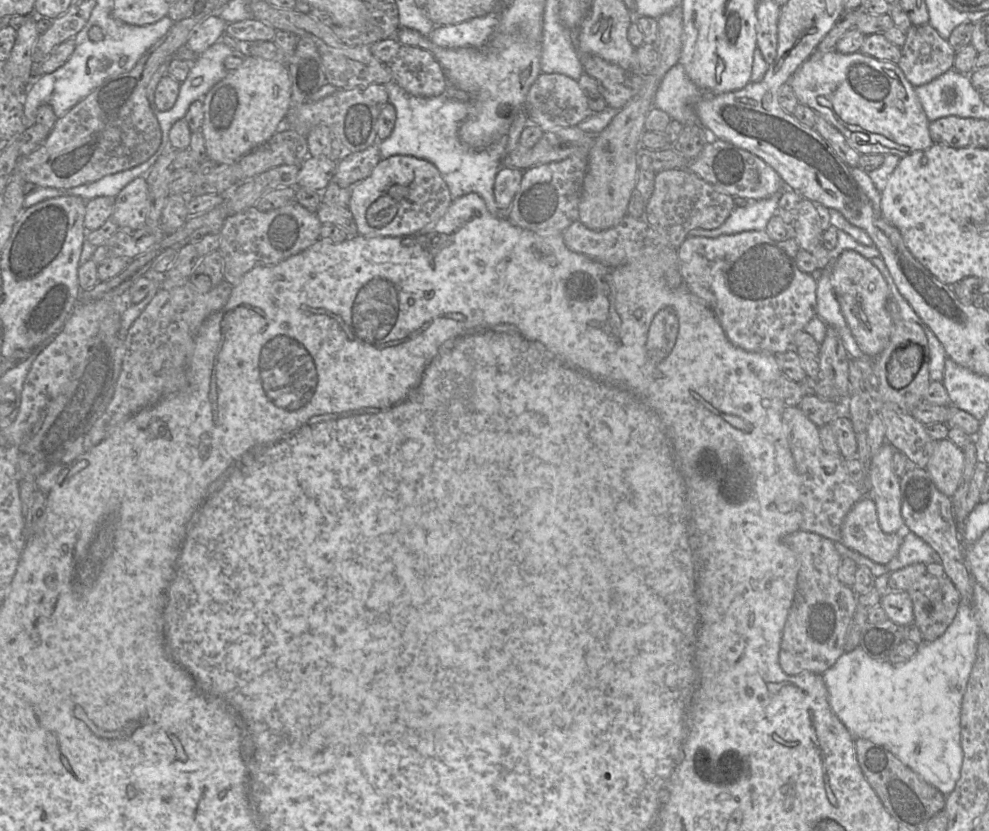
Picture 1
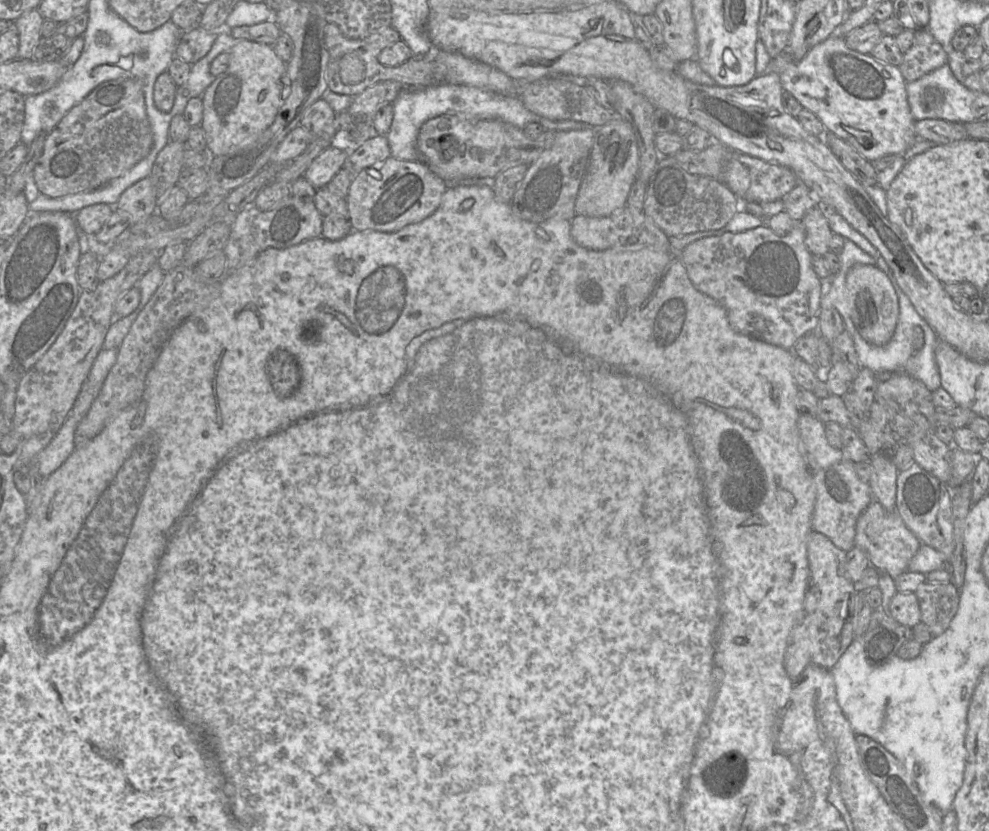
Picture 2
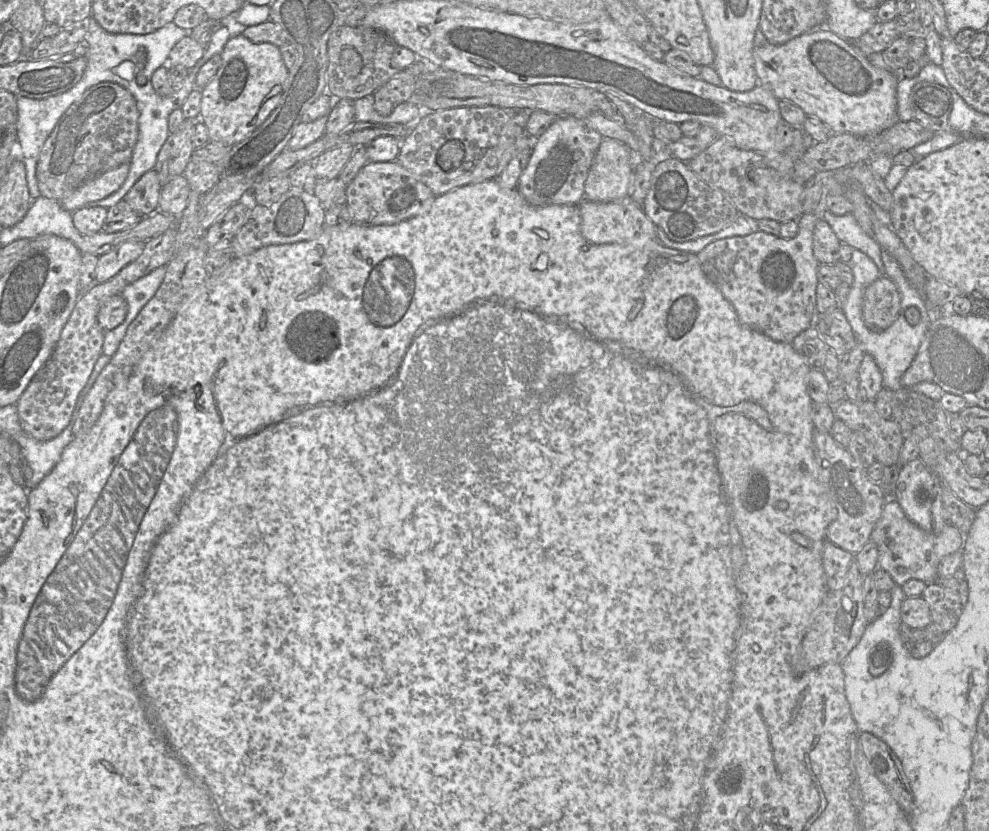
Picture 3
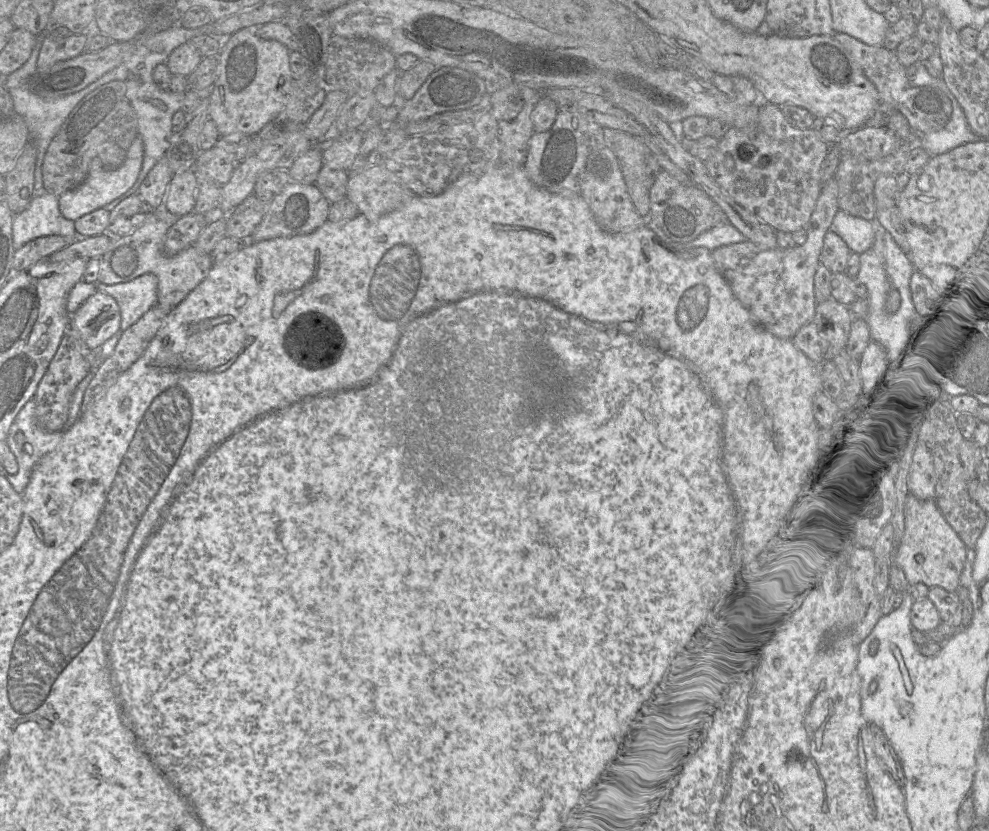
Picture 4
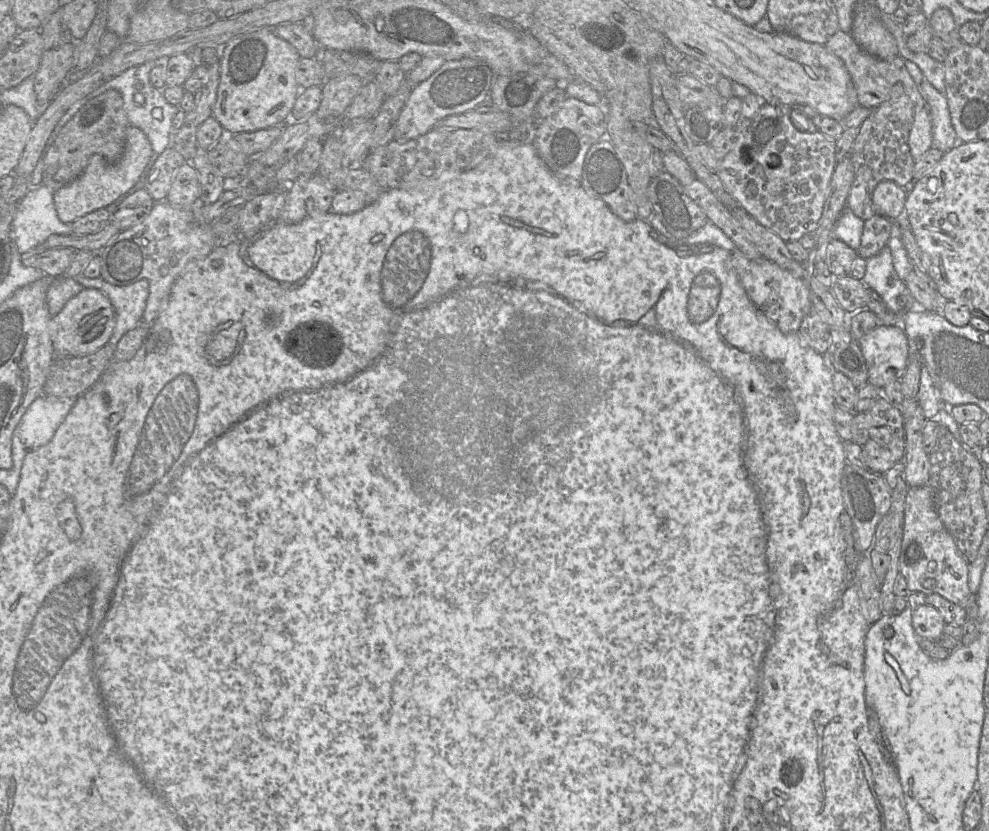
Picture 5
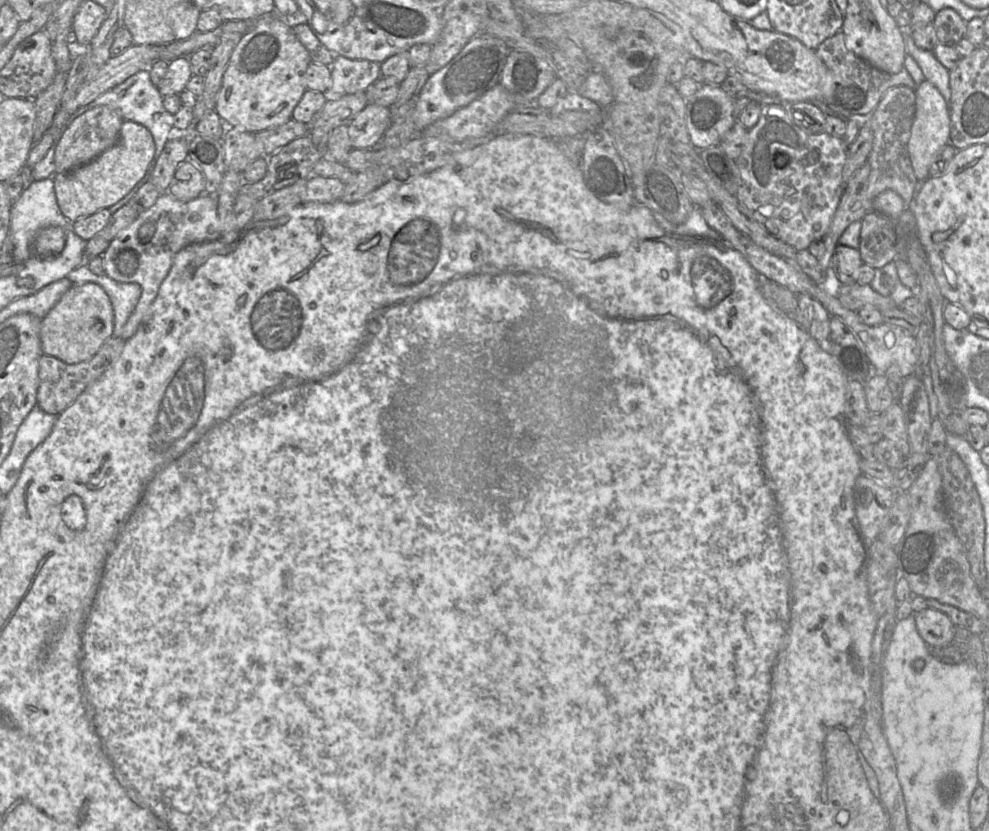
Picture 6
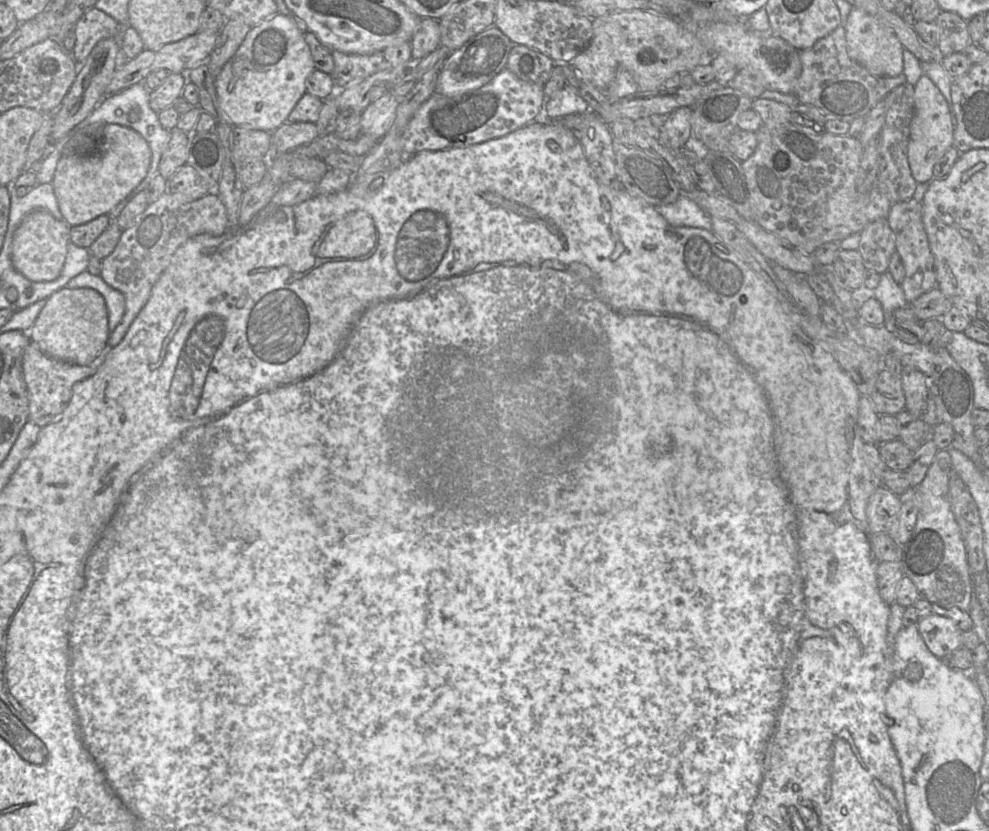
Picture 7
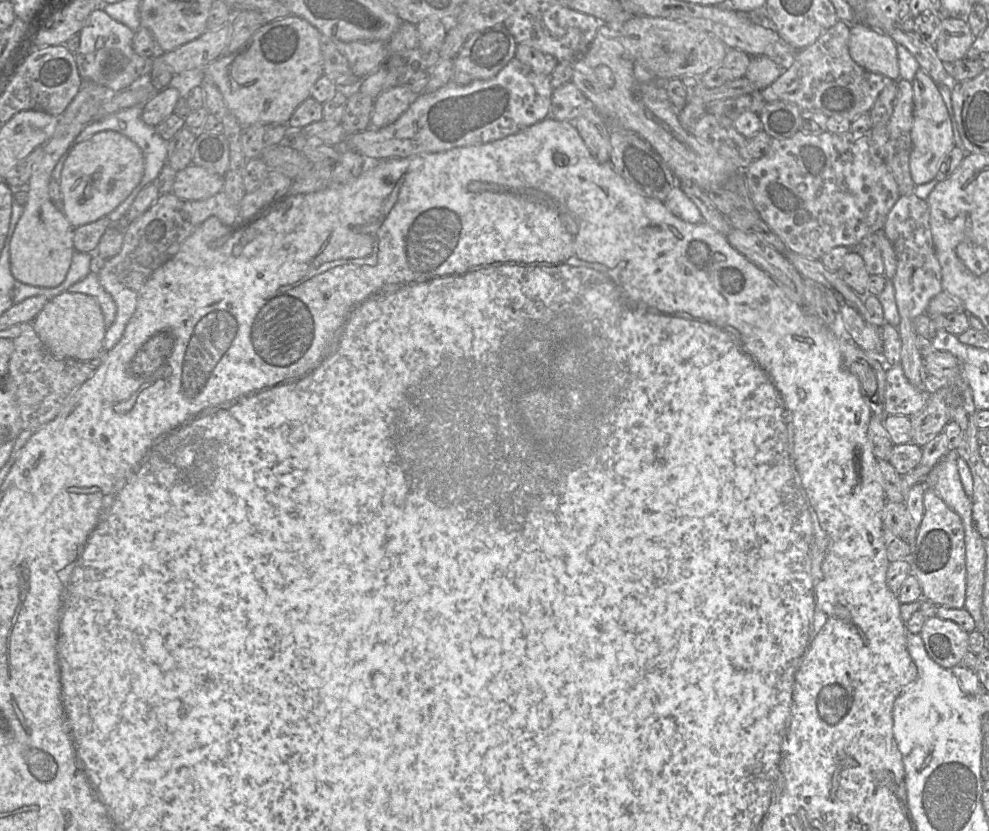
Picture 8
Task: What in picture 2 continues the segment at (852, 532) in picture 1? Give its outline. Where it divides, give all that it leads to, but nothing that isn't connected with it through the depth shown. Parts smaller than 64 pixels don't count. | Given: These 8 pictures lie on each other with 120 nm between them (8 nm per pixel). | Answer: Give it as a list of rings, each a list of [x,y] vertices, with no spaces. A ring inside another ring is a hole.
[[[873,501],[861,514],[856,524],[855,547],[866,552],[870,564],[879,572],[889,574],[892,579],[908,571],[908,565],[920,548],[921,542],[906,526],[900,514],[894,511],[887,511],[878,501]]]

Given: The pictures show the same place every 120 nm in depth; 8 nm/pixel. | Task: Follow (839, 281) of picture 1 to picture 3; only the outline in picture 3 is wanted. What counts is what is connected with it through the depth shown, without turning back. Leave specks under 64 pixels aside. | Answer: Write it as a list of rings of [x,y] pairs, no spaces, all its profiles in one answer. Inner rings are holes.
[[[881,275],[864,291],[862,316],[865,325],[880,332],[890,327],[900,310],[900,294],[894,282]]]

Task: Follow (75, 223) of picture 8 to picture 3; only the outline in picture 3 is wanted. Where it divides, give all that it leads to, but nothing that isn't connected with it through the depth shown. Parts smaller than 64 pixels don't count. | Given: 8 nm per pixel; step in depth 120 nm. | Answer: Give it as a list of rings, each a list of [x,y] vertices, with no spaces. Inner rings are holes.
[[[124,163],[86,181],[63,198],[60,202],[61,205],[64,209],[73,213],[82,207],[86,207],[90,202],[108,197],[122,186],[128,176],[129,169],[130,163]]]

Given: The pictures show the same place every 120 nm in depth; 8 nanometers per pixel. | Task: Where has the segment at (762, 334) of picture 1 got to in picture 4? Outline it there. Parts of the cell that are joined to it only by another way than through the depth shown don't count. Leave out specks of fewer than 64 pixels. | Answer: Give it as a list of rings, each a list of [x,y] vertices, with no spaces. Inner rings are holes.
[[[832,178],[823,186],[814,211],[805,227],[807,240],[804,244],[789,249],[780,247],[762,249],[746,240],[712,250],[715,267],[728,282],[736,298],[758,324],[779,338],[791,339],[800,328],[813,320],[816,308],[814,276],[820,264],[824,236],[830,230],[834,216],[838,211],[838,184]]]

